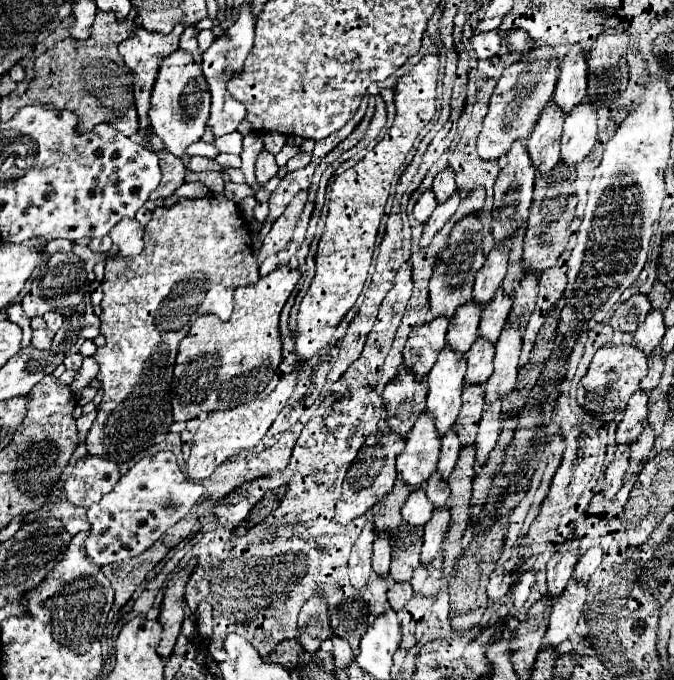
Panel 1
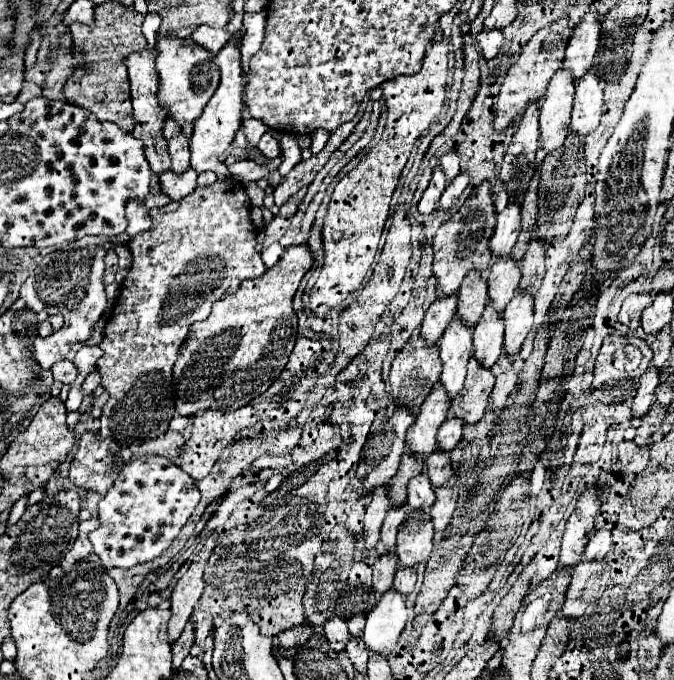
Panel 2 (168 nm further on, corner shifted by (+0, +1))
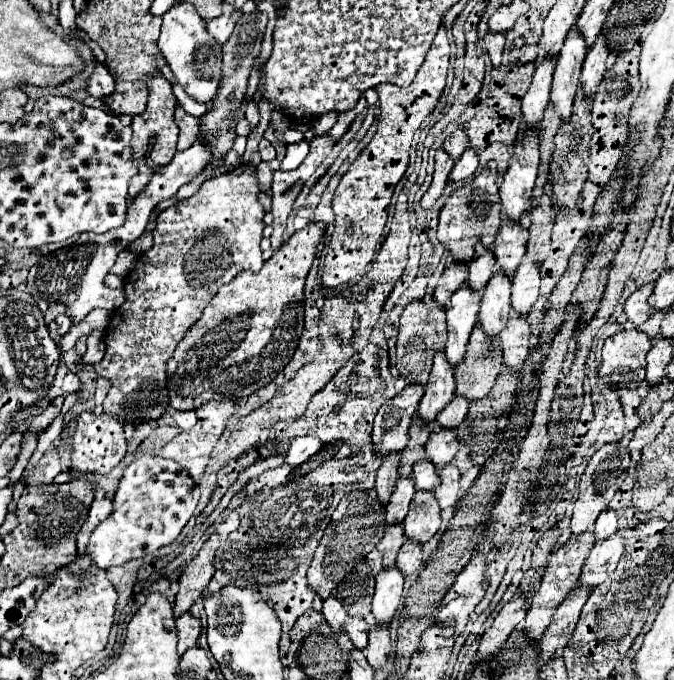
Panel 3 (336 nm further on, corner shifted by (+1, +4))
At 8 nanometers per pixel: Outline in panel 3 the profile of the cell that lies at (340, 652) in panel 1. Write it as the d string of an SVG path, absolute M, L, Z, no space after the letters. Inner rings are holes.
M332 594L324 600L322 614L324 614L324 618L326 618L326 622L330 624L332 630L340 630L344 626L344 622L346 622L346 616L348 616L346 610L342 608L342 604L338 602L338 598L332 596Z

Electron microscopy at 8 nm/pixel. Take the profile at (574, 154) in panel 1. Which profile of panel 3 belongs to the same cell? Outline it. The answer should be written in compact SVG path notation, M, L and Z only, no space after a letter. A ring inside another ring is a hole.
M602 32L596 38L596 42L590 46L584 66L582 66L582 88L586 90L586 96L590 96L590 98L596 94L600 82L604 80L606 58L608 58L608 42Z

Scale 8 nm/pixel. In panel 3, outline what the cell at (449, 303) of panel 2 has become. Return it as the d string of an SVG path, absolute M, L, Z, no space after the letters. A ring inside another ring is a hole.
M454 260L444 274L438 280L438 286L434 290L434 300L446 304L450 300L450 296L454 294L454 290L468 278L468 266L464 260Z

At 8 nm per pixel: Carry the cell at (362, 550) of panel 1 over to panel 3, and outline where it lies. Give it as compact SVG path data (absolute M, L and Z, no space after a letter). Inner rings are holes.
M388 454L384 456L384 462L382 466L378 468L378 474L376 474L376 494L378 498L386 504L394 486L396 486L396 480L398 480L398 460L400 456L398 454Z

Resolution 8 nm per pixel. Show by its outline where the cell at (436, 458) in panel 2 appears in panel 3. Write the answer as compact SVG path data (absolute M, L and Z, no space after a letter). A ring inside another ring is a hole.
M440 428L440 430L432 432L428 442L426 442L426 454L434 462L436 468L442 468L442 466L450 464L452 458L456 456L458 448L460 448L460 442L458 442L456 432L446 430L446 428Z

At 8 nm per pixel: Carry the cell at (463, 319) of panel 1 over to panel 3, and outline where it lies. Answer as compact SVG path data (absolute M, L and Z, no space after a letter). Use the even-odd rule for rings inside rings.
M478 246L478 250L474 252L474 258L468 264L468 272L470 272L468 282L470 282L472 290L476 290L476 292L484 290L486 282L490 280L490 274L494 272L494 268L492 268L494 264L496 264L494 252L486 246Z

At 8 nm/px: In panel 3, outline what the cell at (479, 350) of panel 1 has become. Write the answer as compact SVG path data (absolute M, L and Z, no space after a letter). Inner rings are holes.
M494 272L490 282L484 288L478 318L490 338L502 332L502 328L506 326L506 322L512 314L510 286L512 286L512 278L506 272Z

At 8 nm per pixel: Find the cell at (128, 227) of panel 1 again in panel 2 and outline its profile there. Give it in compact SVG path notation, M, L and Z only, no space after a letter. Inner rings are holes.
M131 201L131 205L127 207L127 221L129 221L129 227L127 227L127 235L133 237L137 233L143 233L151 227L151 219L149 219L149 211L145 209L145 205L137 205L137 201Z

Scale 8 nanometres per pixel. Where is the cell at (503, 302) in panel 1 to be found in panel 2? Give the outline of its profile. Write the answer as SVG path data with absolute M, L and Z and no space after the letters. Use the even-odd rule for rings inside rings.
M503 257L503 261L495 261L489 267L489 279L487 279L489 301L493 303L497 313L501 313L507 307L507 303L515 297L519 287L519 277L521 271L511 257Z

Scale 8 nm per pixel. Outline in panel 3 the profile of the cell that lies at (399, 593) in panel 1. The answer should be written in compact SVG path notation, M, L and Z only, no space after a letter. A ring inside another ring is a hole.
M406 540L398 552L396 566L402 570L404 576L412 576L422 562L422 544L414 540Z

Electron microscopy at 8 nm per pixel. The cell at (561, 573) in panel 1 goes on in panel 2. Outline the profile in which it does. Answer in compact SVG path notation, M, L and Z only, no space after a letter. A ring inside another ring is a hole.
M587 487L583 497L579 499L573 515L569 517L563 533L561 543L561 555L559 555L559 567L561 569L573 569L579 563L579 557L593 535L593 519L601 505L601 491L595 491L593 487Z

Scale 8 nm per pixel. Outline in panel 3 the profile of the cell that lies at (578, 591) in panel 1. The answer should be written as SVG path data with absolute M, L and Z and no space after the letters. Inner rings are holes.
M618 534L596 542L586 558L578 586L596 588L598 584L602 584L614 572L622 554L624 554L624 540Z

